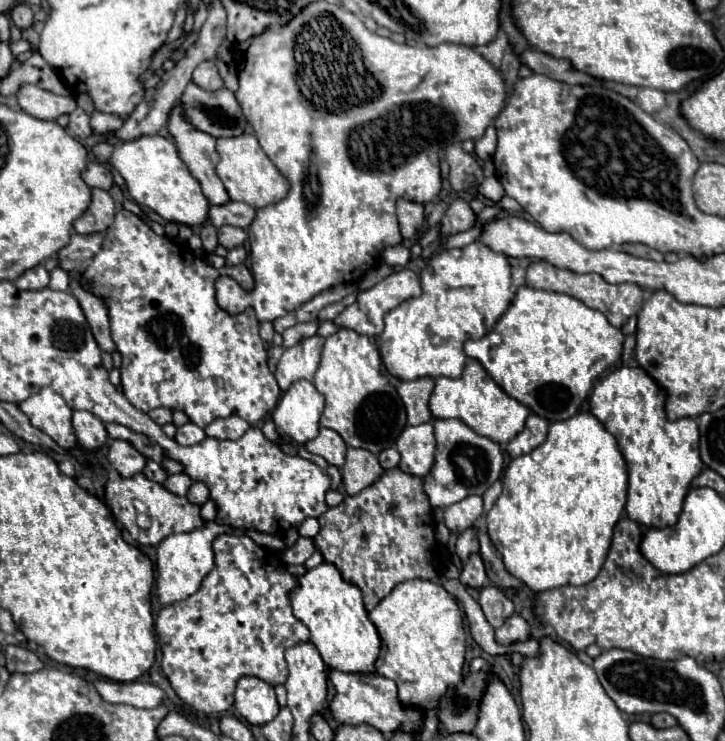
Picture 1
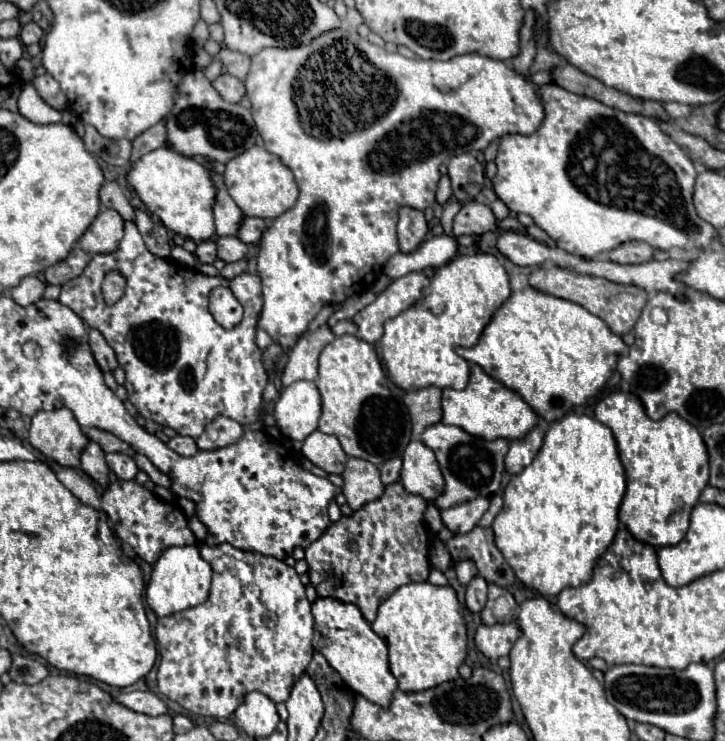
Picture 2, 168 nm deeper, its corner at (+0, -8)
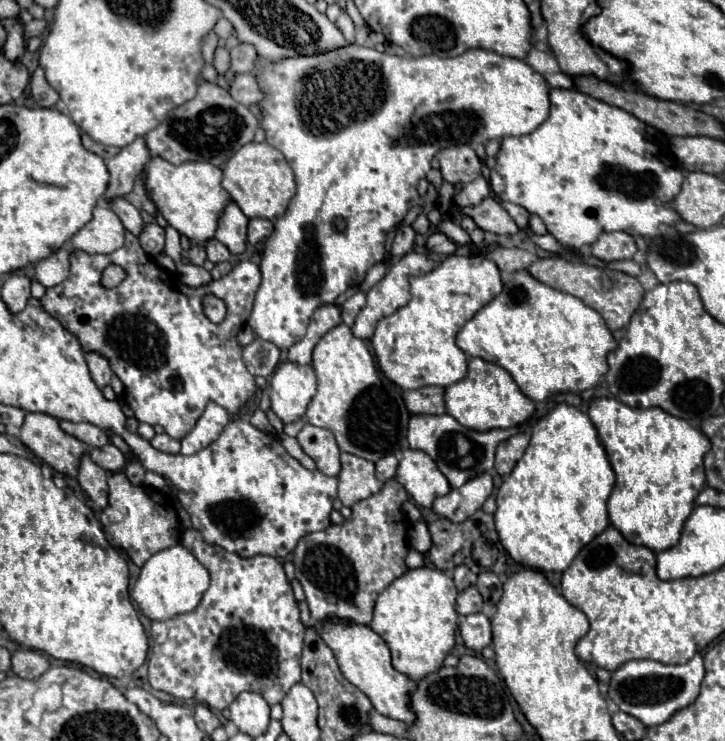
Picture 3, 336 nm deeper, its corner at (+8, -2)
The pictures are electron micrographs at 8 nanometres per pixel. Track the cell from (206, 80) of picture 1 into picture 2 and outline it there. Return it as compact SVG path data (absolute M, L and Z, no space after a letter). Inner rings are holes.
M226 72L226 74L220 74L220 76L212 82L212 86L216 88L216 92L218 92L226 102L238 102L238 100L242 98L242 94L244 94L244 84L242 84L238 78L230 76L228 72Z

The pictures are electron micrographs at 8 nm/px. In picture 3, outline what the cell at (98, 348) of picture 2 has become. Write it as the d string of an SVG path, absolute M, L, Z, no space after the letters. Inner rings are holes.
M86 352L86 362L88 362L88 368L90 368L90 376L94 380L94 384L98 388L104 388L110 384L110 378L112 378L112 370L110 370L110 364L106 358L102 358L100 354L94 354L94 352Z

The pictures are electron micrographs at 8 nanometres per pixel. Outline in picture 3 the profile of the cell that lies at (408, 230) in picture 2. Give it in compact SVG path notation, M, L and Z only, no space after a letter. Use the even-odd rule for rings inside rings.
M410 226L398 228L396 238L392 242L392 248L390 248L390 254L396 256L396 258L408 254L412 250L412 246L414 246L414 238L416 238L416 234L414 234L414 230Z

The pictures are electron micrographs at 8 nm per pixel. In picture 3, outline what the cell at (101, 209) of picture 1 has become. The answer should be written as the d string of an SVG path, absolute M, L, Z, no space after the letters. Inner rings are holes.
M98 204L94 218L70 242L88 254L110 254L124 246L124 226L106 204Z

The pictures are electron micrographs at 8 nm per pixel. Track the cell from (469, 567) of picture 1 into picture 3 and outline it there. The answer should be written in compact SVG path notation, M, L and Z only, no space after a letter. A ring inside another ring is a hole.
M470 586L470 588L466 588L462 594L458 594L456 612L462 614L462 616L482 612L482 596L480 596L480 592L478 592L474 586Z

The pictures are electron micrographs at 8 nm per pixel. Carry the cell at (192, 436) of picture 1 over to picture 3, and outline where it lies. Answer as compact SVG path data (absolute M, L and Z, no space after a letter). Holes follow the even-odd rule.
M158 434L158 436L154 436L154 438L150 440L150 444L152 444L156 450L160 450L160 452L168 452L168 454L178 454L178 452L180 452L180 442L174 440L174 438L170 438L168 434Z

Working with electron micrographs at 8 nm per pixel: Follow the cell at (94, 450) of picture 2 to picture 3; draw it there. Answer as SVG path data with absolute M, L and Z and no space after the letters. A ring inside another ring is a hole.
M84 456L80 462L80 474L78 474L78 482L82 486L82 490L90 496L90 500L96 504L94 510L102 512L108 506L108 484L106 484L108 476L106 470L102 470L98 464L94 464L90 460L90 456Z

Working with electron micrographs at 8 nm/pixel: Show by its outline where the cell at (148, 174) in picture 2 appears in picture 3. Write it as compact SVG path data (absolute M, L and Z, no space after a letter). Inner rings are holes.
M152 158L146 166L146 188L152 190L154 204L164 214L168 224L180 234L188 236L196 244L204 244L214 238L218 220L232 202L230 194L222 188L222 170L208 162L184 162L174 166L162 158Z

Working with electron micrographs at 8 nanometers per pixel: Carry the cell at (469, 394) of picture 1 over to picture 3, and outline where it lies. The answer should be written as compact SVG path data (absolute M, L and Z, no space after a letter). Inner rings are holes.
M482 358L468 360L468 374L460 382L446 388L444 400L446 400L446 412L454 416L462 426L472 430L510 428L526 422L536 410L536 404L520 392L520 388L504 368L486 362Z

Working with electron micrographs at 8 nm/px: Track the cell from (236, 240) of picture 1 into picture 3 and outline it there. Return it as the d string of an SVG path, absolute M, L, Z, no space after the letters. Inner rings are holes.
M214 238L206 244L206 254L208 254L208 260L214 262L214 264L224 262L224 260L230 260L230 256L232 256L230 250L224 244L220 244L218 240L214 240Z

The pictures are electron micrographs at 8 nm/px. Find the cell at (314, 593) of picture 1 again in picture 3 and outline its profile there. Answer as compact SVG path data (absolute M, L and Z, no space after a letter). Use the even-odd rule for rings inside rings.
M338 620L318 622L316 626L318 626L324 642L334 650L334 656L338 660L342 674L370 698L370 702L374 704L378 714L382 714L386 718L402 720L406 724L416 722L416 714L412 712L412 706L410 706L410 696L416 690L418 682L408 678L406 674L398 672L392 666L390 650L386 646L386 642L370 626L356 626L356 624L346 624L346 622L338 622Z

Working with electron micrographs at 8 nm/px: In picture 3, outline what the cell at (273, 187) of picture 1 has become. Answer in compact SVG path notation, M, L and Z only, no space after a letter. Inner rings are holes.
M250 142L242 146L224 166L224 180L222 186L230 192L232 200L240 206L240 210L248 218L280 218L292 196L296 194L296 182L294 182L294 172L288 166L286 158L270 144L262 142Z

